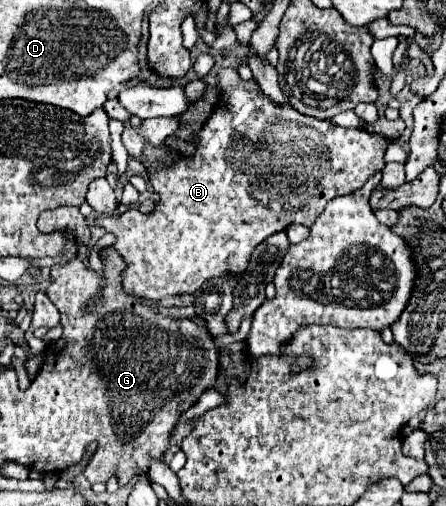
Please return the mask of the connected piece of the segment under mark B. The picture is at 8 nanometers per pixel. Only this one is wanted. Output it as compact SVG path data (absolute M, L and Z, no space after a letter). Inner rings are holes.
M220 69L218 81L222 103L198 131L196 155L190 159L182 157L172 167L150 175L150 185L160 195L154 213L140 215L138 209L130 209L122 215L96 219L96 225L118 237L112 247L128 263L122 273L124 289L150 301L160 301L166 295L194 293L208 279L226 273L240 275L258 243L294 223L312 227L330 199L360 189L386 165L384 151L390 143L388 139L362 129L336 127L330 121L306 117L292 107L278 107L260 91L254 79L242 81L234 69Z

